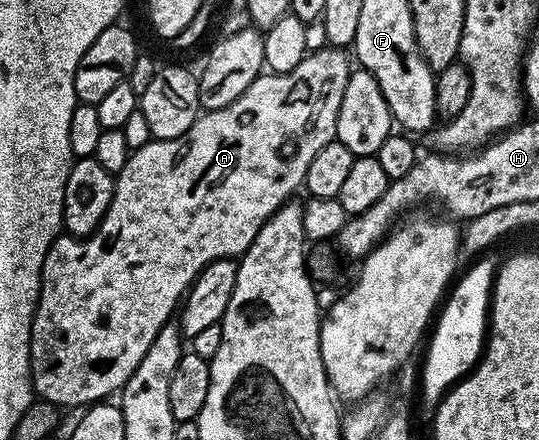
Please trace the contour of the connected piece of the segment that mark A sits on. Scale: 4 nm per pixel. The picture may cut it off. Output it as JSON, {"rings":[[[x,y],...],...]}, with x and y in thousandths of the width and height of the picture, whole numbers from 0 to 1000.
{"rings":[[[603,109],[568,125],[560,145],[553,145],[553,155],[545,155],[534,168],[484,166],[482,175],[464,191],[464,200],[456,200],[456,209],[449,209],[449,218],[434,227],[434,236],[419,236],[419,245],[373,257],[364,280],[338,309],[284,318],[263,336],[243,343],[234,373],[221,395],[213,398],[215,425],[204,455],[204,473],[197,473],[193,495],[178,525],[161,541],[143,541],[124,527],[104,539],[93,555],[85,591],[78,600],[74,680],[67,684],[67,716],[59,723],[56,773],[59,884],[80,911],[98,914],[106,927],[121,927],[119,923],[161,927],[228,886],[234,864],[249,855],[249,836],[263,827],[271,791],[286,782],[286,764],[293,764],[293,755],[328,711],[351,650],[362,641],[378,609],[406,586],[443,589],[447,577],[458,573],[471,536],[479,536],[479,518],[486,518],[486,509],[494,509],[499,491],[547,443],[542,439],[549,430],[564,423],[564,402],[575,382],[575,364],[583,364],[592,341],[623,311],[627,245],[635,236],[635,209],[642,209],[649,166],[646,132],[638,123],[644,120],[631,109]]]}

